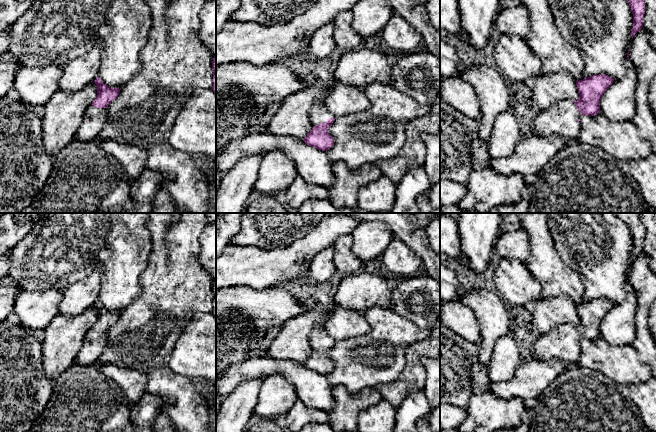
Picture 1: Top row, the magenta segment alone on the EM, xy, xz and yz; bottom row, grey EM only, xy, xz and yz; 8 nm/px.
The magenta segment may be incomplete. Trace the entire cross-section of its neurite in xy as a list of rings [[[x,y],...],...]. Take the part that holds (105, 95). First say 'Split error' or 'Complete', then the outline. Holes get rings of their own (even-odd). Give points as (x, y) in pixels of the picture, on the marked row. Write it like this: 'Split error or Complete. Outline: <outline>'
Split error. Outline: [[[99,76],[94,80],[94,83],[97,85],[97,97],[87,107],[83,121],[75,133],[74,140],[92,141],[95,139],[108,120],[108,105],[118,97],[121,90],[104,84]]]

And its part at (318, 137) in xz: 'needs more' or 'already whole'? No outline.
needs more

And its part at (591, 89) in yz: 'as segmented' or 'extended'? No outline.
extended

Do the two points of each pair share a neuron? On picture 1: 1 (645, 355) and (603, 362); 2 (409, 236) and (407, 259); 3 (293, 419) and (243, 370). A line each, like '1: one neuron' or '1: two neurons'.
1: two neurons
2: two neurons
3: two neurons

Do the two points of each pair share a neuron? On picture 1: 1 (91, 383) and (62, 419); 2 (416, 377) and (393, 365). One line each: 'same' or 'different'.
1: same
2: different

